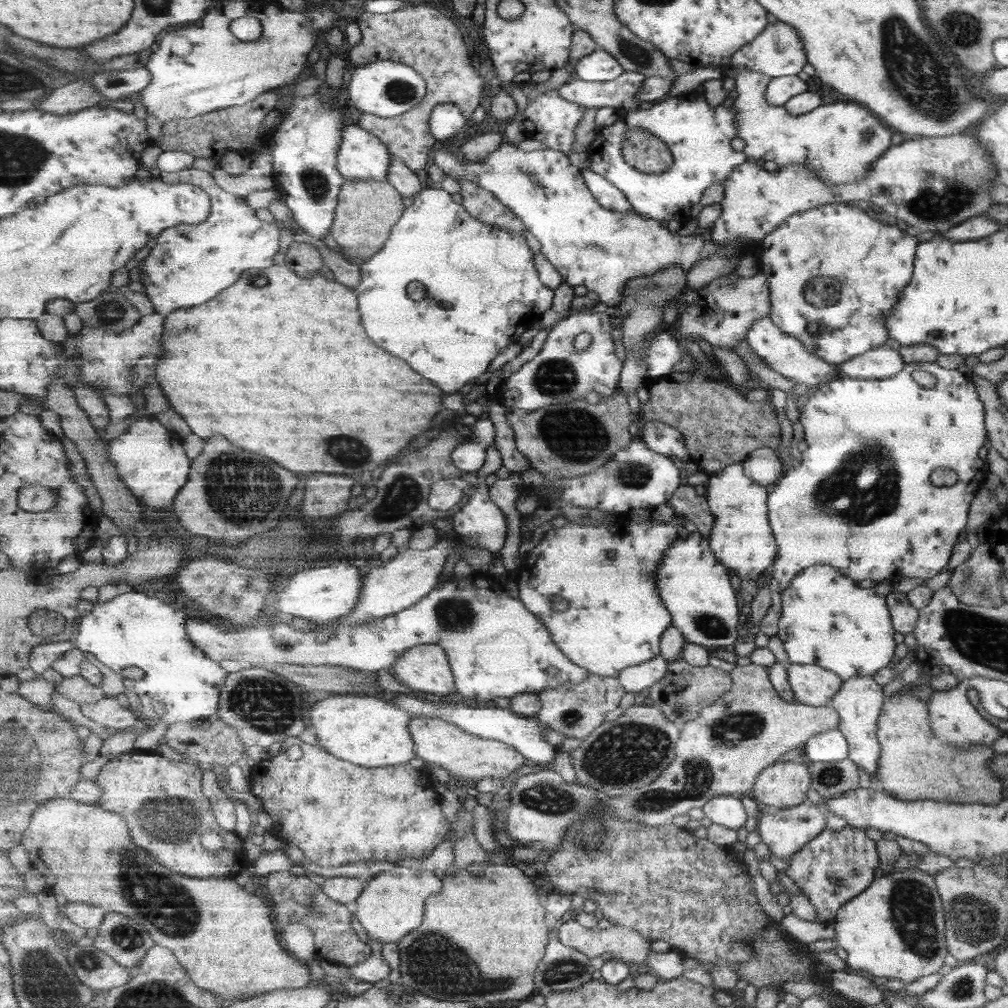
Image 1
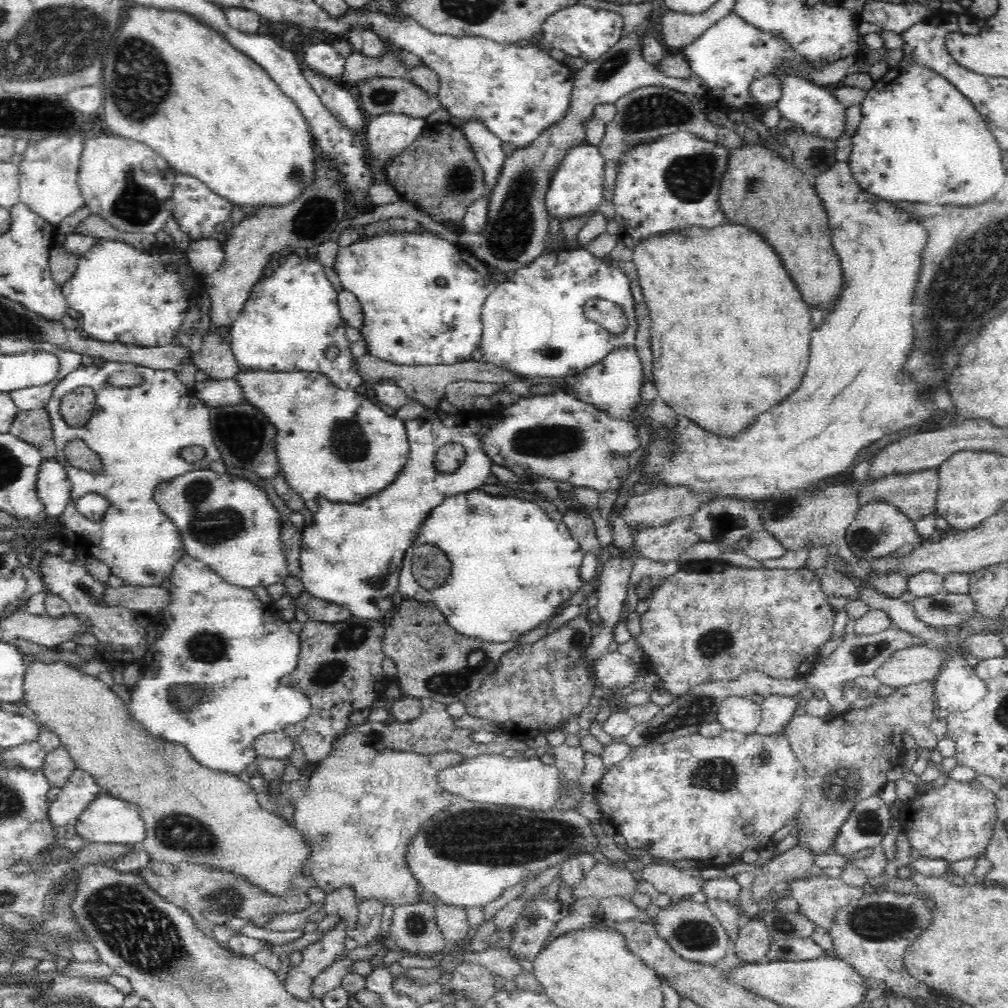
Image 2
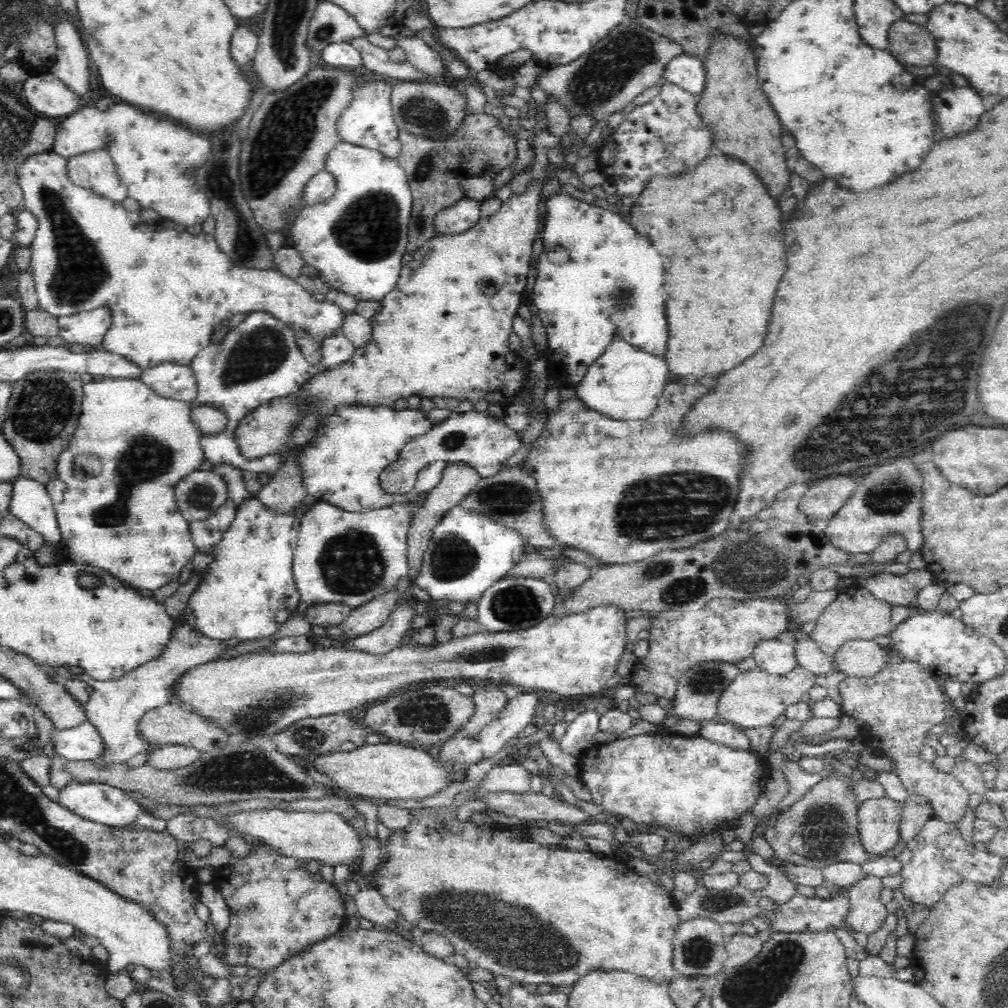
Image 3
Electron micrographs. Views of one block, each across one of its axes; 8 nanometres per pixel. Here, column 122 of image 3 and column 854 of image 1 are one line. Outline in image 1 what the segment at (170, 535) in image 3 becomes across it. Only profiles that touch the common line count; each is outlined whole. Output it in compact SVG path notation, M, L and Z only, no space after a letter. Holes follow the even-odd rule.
M911 362L904 363L903 368L889 378L871 380L837 378L818 385L817 391L811 394L806 402L799 404L798 420L803 427L802 439L806 444L806 449L801 452L801 461L797 467L783 471L773 486L774 490L766 494L768 525L777 547L771 576L777 581L780 593L781 590L787 588L794 574L814 564L832 566L854 582L861 580L883 581L893 575L896 575L897 579L903 577L929 580L943 566L947 565L951 548L957 543L959 532L965 528L969 502L982 486L983 477L988 475L985 462L977 457L977 450L985 444L986 430L984 429L984 408L975 392L971 377L959 374L957 369L942 368L937 363ZM913 370L929 372L936 380L935 386L932 388L919 386L910 375ZM934 468L950 468L958 476L957 482L947 487L931 485L929 475Z

